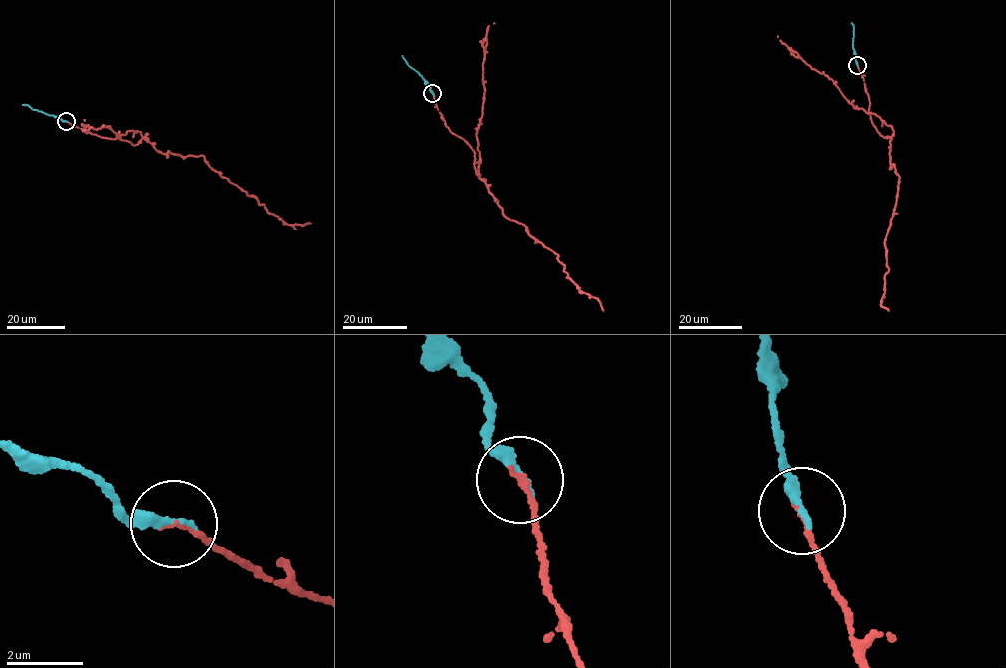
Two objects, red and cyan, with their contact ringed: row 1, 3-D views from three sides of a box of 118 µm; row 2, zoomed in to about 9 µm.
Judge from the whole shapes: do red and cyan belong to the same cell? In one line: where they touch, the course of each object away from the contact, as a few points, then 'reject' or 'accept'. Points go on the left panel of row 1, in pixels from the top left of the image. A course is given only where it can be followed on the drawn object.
(66, 121) | red via (66, 121), (134, 145), (143, 138), (162, 153), (202, 156), (269, 213), (288, 224), (310, 223) | cyan via (66, 121), (22, 104) | accept

